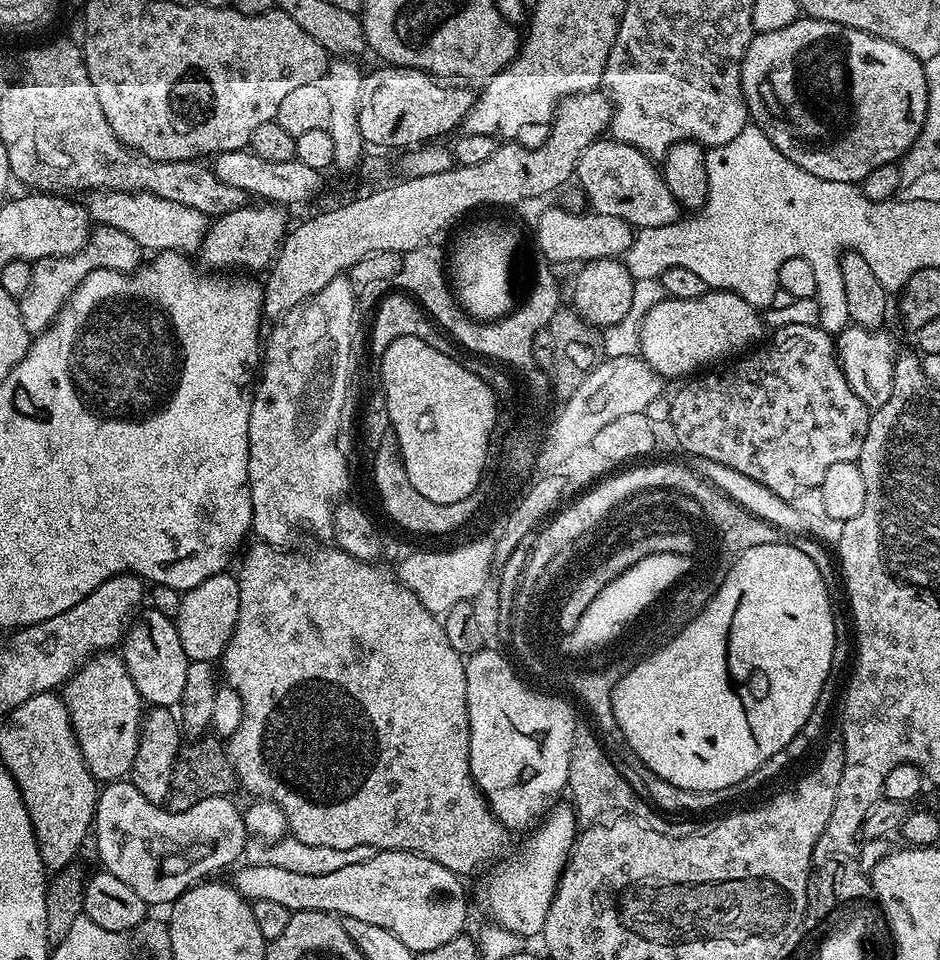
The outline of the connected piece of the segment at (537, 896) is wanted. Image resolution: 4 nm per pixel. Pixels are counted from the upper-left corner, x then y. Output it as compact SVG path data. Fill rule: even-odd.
M557 802L548 809L546 815L527 833L528 841L520 852L520 860L505 858L495 863L484 884L480 896L488 907L493 921L514 934L532 936L543 933L546 922L546 910L556 893L556 884L560 880L572 845L578 835L576 811L571 803Z

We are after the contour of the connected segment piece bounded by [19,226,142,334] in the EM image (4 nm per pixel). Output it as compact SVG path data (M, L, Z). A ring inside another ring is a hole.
M96 226L91 229L84 248L73 256L47 256L45 260L38 260L32 264L32 281L30 290L19 297L22 322L29 334L39 334L47 330L60 307L70 298L70 294L90 274L99 268L109 268L119 272L133 272L142 263L141 246L122 230Z

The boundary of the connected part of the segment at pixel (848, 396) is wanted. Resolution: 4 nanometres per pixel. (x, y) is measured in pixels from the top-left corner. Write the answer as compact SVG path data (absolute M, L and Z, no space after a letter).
M819 324L782 326L775 329L771 335L759 346L753 347L747 354L741 355L739 359L732 362L737 362L737 364L732 364L729 368L722 369L721 372L705 371L695 378L681 383L684 385L673 394L672 398L670 397L667 423L670 427L672 426L672 432L676 435L677 442L688 451L689 457L701 456L702 458L711 458L714 462L722 462L722 466L730 466L730 470L738 470L738 474L746 474L746 478L754 478L754 482L762 482L762 486L766 486L766 490L774 490L774 494L778 494L782 499L795 501L796 495L803 488L819 489L822 478L826 478L826 473L830 470L830 466L834 466L834 462L859 461L862 454L862 442L866 438L868 429L870 409L862 402L862 398L858 398L858 394L854 394L854 390L850 390L840 369L840 362L836 359L834 336Z

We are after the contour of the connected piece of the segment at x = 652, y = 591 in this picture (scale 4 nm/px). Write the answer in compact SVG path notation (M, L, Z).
M650 554L646 558L642 558L642 562L634 562L634 566L630 566L624 573L618 574L594 598L594 601L590 602L590 606L586 608L586 612L582 614L578 624L559 637L561 652L570 656L593 653L592 644L596 645L598 638L606 636L614 628L616 622L620 623L622 620L625 623L628 616L632 616L632 612L640 614L642 610L649 608L652 596L656 596L656 592L660 592L660 588L664 588L664 584L672 584L672 580L676 580L676 576L680 576L680 572L684 572L684 568L688 568L688 564L684 564L684 560L680 560L680 554Z

